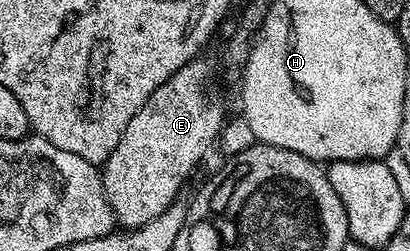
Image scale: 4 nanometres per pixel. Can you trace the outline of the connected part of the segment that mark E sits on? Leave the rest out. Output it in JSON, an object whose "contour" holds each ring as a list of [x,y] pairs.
{"contour":[[[196,58],[181,66],[177,74],[173,74],[129,118],[129,126],[125,126],[125,134],[119,136],[117,146],[109,154],[109,158],[101,165],[103,189],[107,192],[107,200],[115,211],[115,219],[124,229],[140,228],[145,222],[153,222],[170,204],[180,199],[179,191],[183,183],[191,176],[191,171],[203,160],[203,155],[211,148],[211,143],[219,136],[223,128],[223,104],[207,89],[211,75],[217,68],[204,58]]]}

